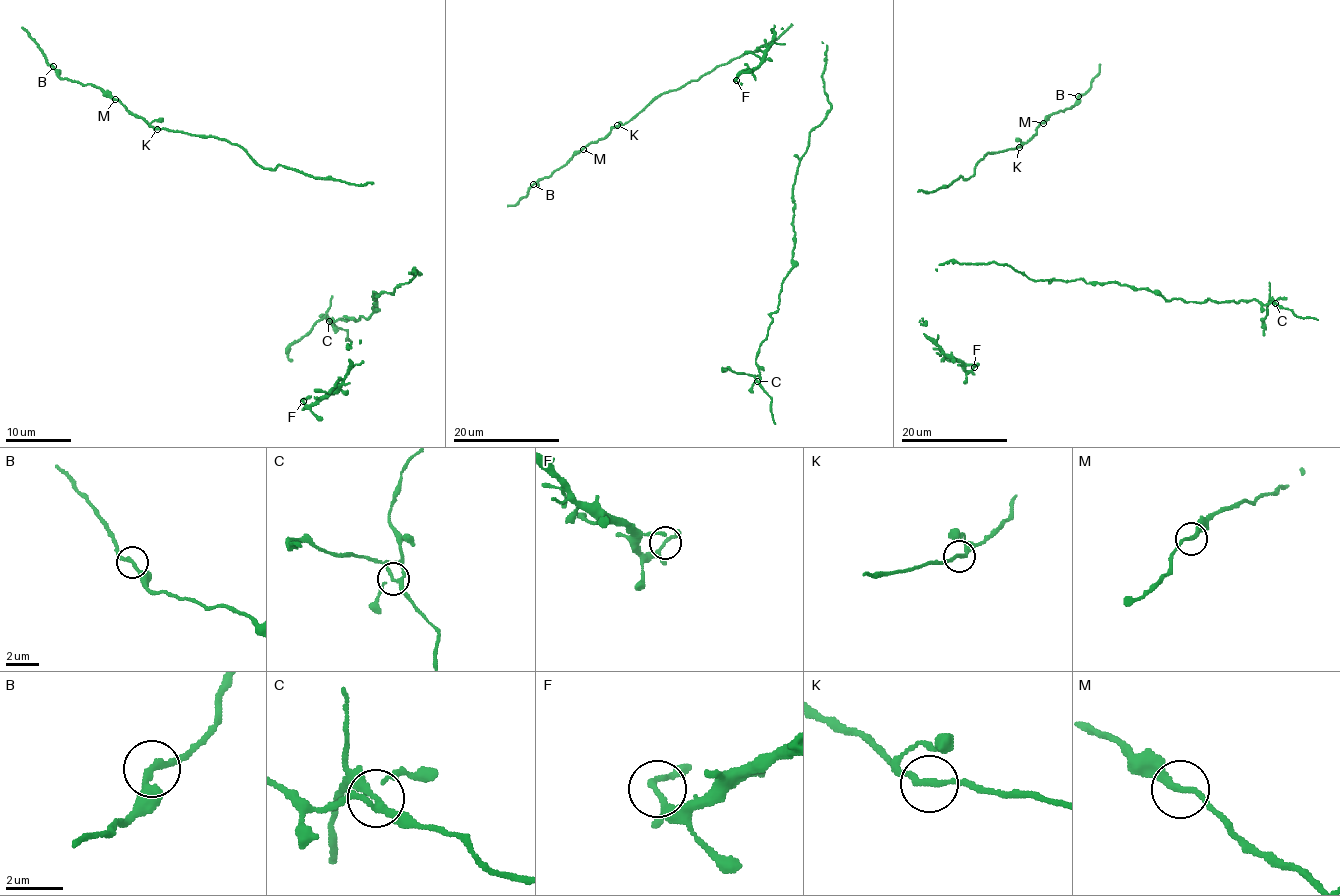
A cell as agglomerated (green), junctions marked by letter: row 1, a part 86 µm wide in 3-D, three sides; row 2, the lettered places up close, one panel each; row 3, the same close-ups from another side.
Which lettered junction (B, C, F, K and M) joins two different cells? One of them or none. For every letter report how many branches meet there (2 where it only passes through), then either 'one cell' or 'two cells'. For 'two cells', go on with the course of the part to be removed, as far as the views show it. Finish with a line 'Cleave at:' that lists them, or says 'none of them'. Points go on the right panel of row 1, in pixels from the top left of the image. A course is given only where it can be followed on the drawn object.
B: 2 branches meet; one cell
C: 4 branches meet; two cells; foreign part runs (1275, 302), (1269, 301), (1267, 314), (1263, 318), (1263, 335)
F: 3 branches meet; one cell
K: 2 branches meet; one cell
M: 2 branches meet; one cell
Cleave at: C

